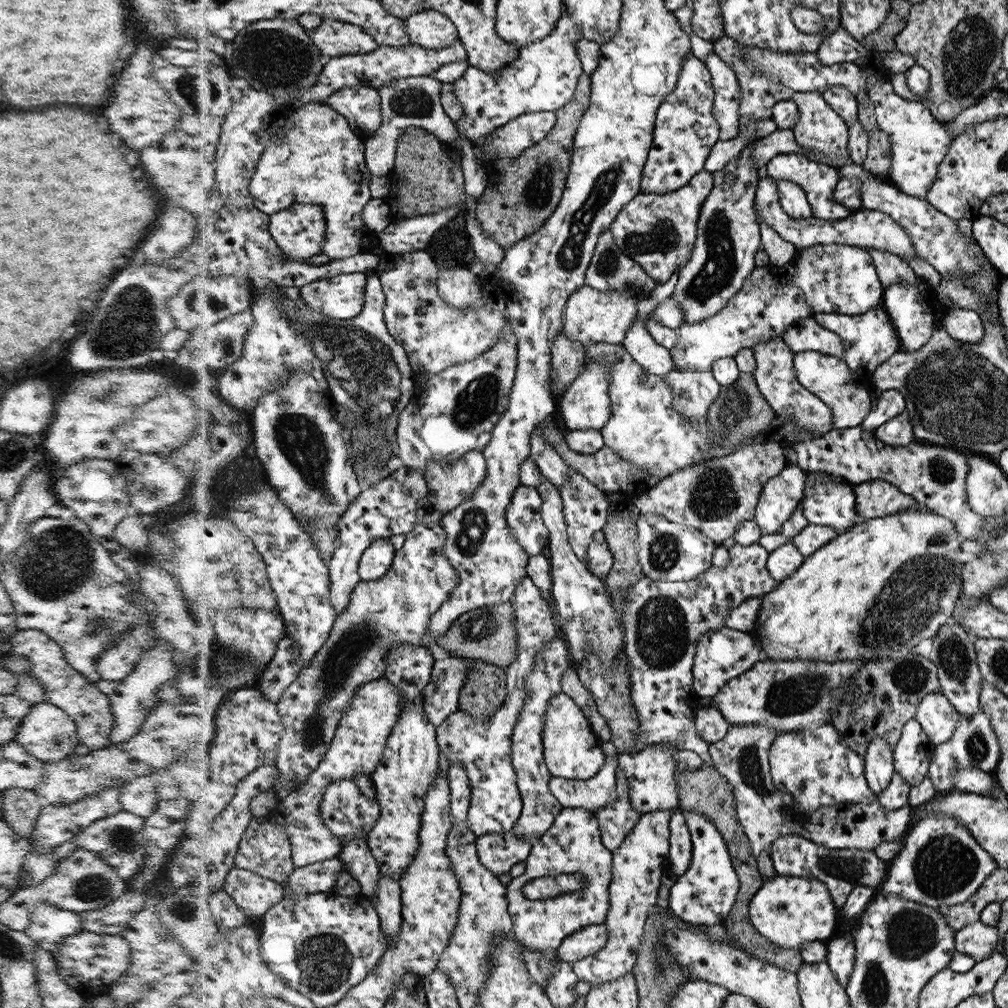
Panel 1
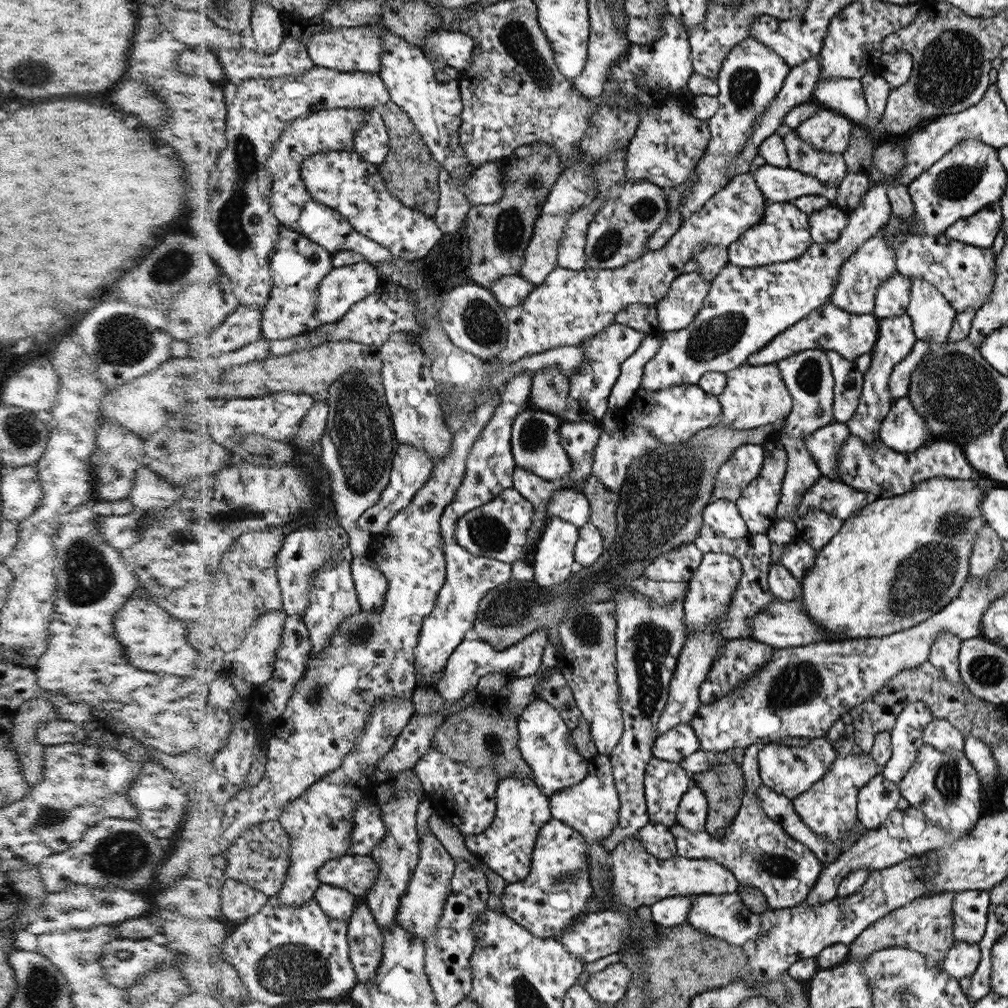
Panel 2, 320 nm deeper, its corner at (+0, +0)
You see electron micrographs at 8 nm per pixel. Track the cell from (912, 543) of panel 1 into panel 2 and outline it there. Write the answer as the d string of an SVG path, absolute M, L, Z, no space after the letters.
M935 476L928 480L920 481L912 490L904 494L876 499L854 514L854 516L846 519L842 523L838 534L833 536L821 551L817 551L816 562L809 569L808 574L804 576L804 579L801 580L803 595L800 600L810 618L823 629L832 633L835 638L867 639L880 638L893 635L895 632L908 630L910 627L920 624L929 619L930 616L940 612L948 603L957 598L958 592L961 592L960 588L964 586L966 576L968 576L968 558L970 558L973 552L975 540L977 540L981 528L988 524L981 511L984 492L983 488L979 485L980 481L982 481L982 477L980 476L968 480Z

